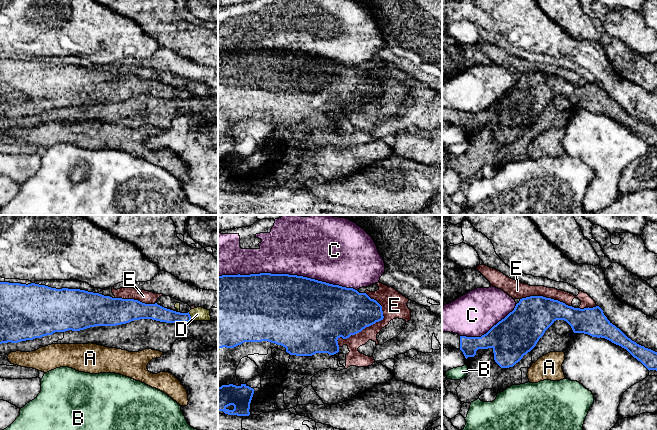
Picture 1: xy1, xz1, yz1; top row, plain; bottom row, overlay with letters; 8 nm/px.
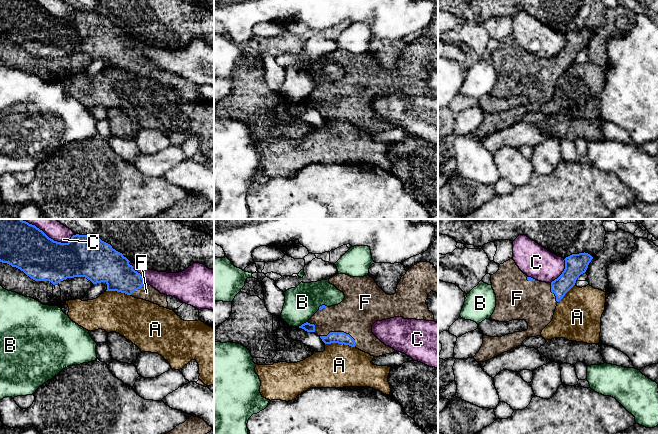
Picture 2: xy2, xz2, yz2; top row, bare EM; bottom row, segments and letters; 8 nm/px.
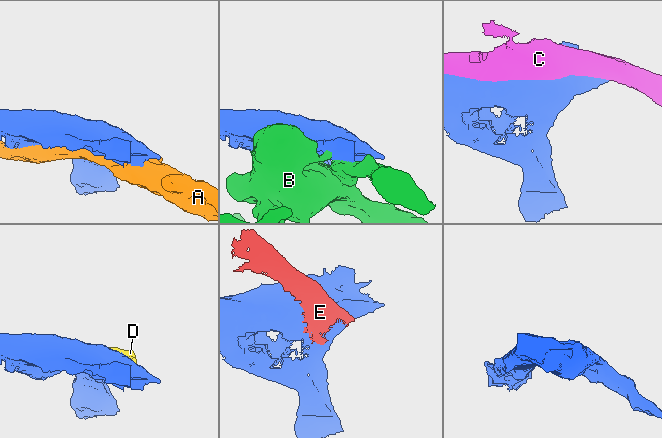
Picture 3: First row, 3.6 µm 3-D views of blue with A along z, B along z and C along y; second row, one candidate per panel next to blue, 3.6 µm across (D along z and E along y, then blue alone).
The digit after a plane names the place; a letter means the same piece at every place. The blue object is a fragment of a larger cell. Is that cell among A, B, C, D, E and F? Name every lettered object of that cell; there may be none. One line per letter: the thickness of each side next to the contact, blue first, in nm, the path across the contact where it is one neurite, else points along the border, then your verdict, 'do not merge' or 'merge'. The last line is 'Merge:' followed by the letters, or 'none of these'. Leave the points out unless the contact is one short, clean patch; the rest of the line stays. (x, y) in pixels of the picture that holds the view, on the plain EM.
A: calibres 100 and 340 nm; do not merge
B: calibres 70 and 280 nm; do not merge
C: calibres 500 and 420 nm; do not merge
D: calibres 120 and 110 nm; do not merge
E: calibres 400 and 200 nm; do not merge
F: calibres 100 and 320 nm; merge
Merge: F

